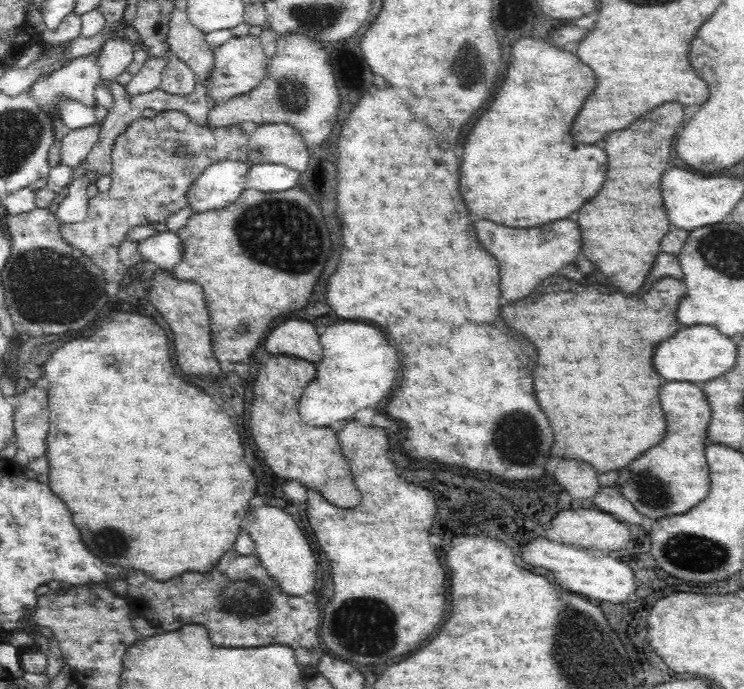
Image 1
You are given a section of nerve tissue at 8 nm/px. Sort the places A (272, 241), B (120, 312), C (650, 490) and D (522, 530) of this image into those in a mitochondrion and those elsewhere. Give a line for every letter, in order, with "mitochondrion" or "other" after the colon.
A: mitochondrion
B: other
C: mitochondrion
D: other

